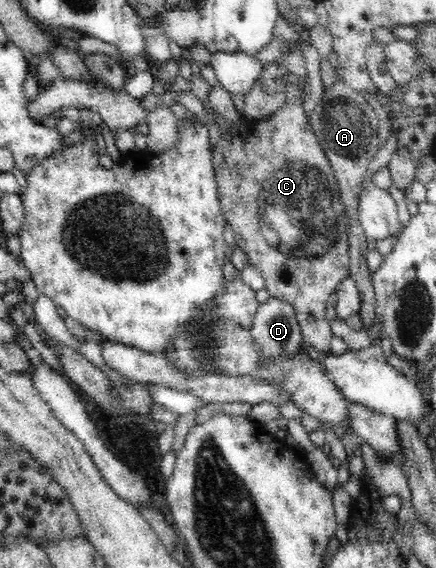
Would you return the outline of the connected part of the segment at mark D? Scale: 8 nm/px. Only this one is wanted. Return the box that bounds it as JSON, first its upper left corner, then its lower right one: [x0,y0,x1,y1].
[251,298,302,355]

